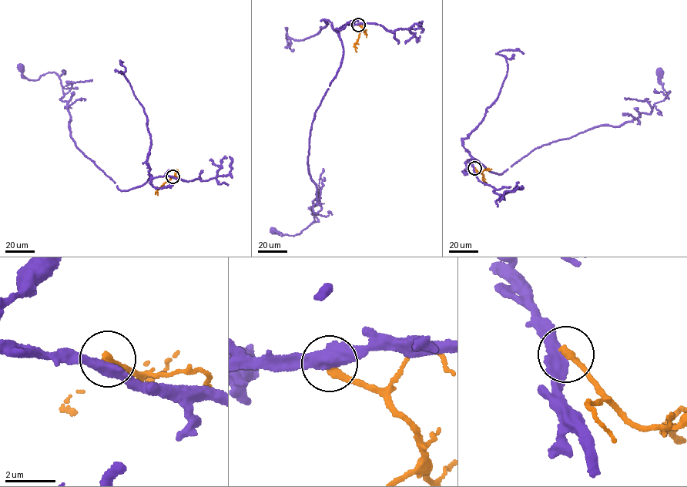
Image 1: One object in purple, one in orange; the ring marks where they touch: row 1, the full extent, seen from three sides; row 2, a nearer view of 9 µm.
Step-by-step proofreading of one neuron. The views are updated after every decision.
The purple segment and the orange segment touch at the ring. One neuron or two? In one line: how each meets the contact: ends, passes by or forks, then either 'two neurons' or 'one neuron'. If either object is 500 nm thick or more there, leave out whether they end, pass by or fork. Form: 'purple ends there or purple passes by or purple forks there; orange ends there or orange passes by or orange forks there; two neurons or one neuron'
purple passes by; orange ends there; two neurons

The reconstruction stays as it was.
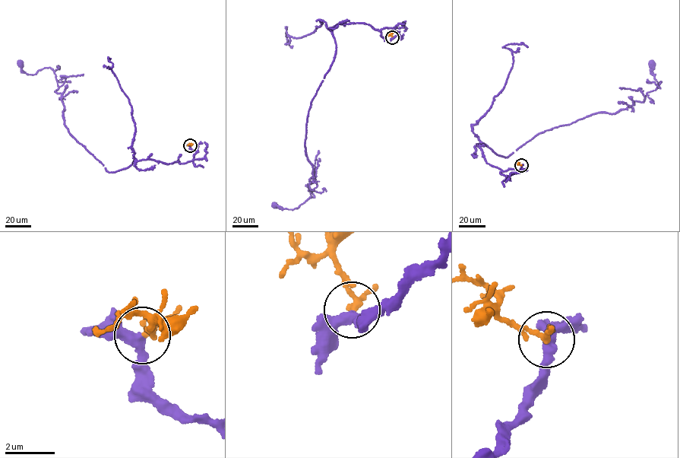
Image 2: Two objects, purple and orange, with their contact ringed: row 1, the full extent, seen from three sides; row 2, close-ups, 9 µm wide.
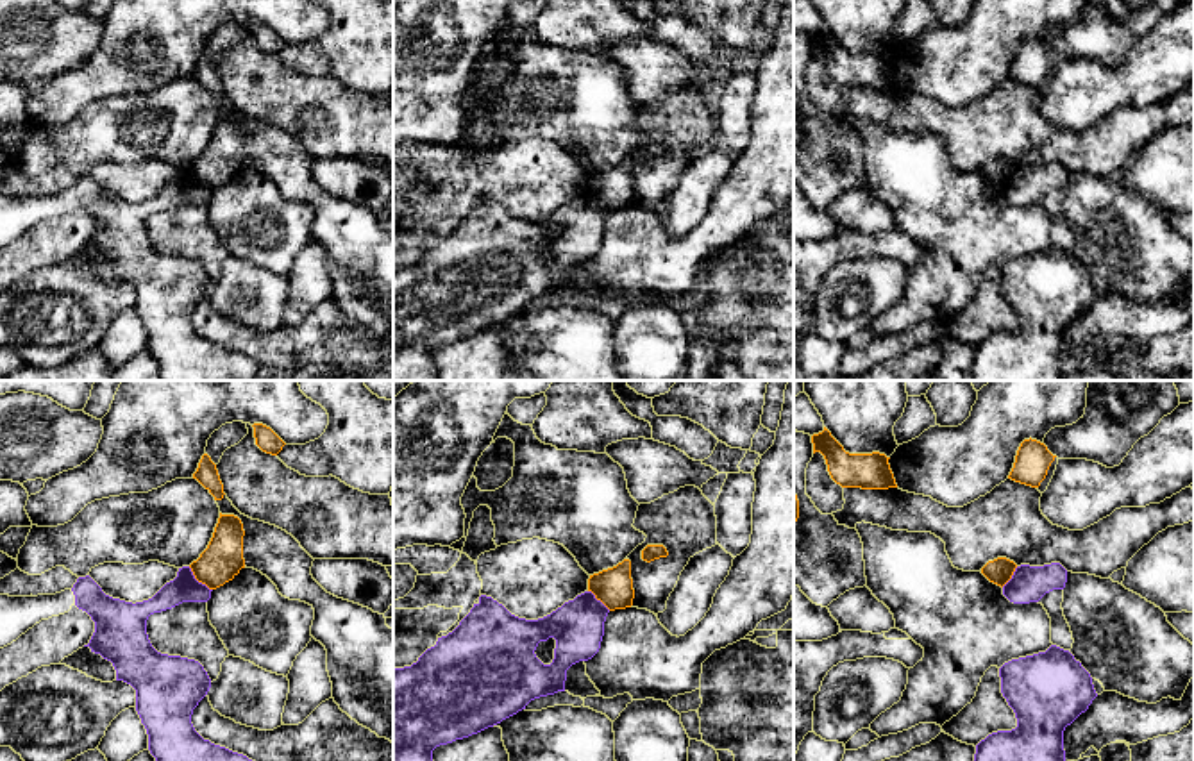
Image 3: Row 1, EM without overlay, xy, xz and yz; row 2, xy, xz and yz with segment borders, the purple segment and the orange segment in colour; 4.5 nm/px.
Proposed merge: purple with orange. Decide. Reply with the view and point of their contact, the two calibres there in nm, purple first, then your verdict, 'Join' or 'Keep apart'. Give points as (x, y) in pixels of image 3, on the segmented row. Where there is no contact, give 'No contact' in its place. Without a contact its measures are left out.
Touches purple at xy (197, 581). Thickness 130 nm (purple) against 180 nm. Keep apart

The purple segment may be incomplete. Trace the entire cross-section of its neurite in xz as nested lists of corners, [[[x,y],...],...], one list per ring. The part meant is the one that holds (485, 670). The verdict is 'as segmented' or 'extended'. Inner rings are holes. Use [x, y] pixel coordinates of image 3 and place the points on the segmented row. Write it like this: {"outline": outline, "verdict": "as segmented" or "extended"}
{"outline": [[[592,591],[538,620],[518,618],[481,595],[459,625],[416,663],[393,668],[393,761],[433,761],[436,747],[493,727],[534,698],[565,691],[567,670],[599,652],[608,613]],[[549,638],[556,640],[554,659],[543,665],[534,650]]], "verdict": "as segmented"}

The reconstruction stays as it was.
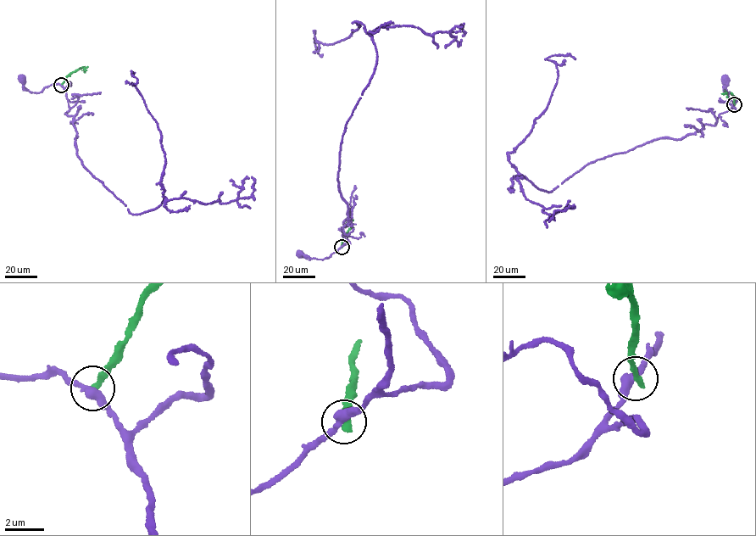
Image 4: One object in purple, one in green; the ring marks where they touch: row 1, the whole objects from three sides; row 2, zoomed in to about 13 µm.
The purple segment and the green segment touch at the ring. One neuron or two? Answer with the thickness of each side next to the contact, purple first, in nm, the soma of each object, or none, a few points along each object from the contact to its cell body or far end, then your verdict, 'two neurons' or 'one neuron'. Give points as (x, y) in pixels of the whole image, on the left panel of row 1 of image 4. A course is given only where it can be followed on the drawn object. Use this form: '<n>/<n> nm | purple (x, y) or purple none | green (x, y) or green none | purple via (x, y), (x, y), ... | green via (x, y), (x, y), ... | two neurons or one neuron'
400/360 nm | purple (21, 79) | green none | purple via (61, 85), (54, 84), (41, 92), (31, 92), (25, 89), (21, 79) | green via (61, 85), (66, 76), (83, 67), (85, 70) | two neurons

